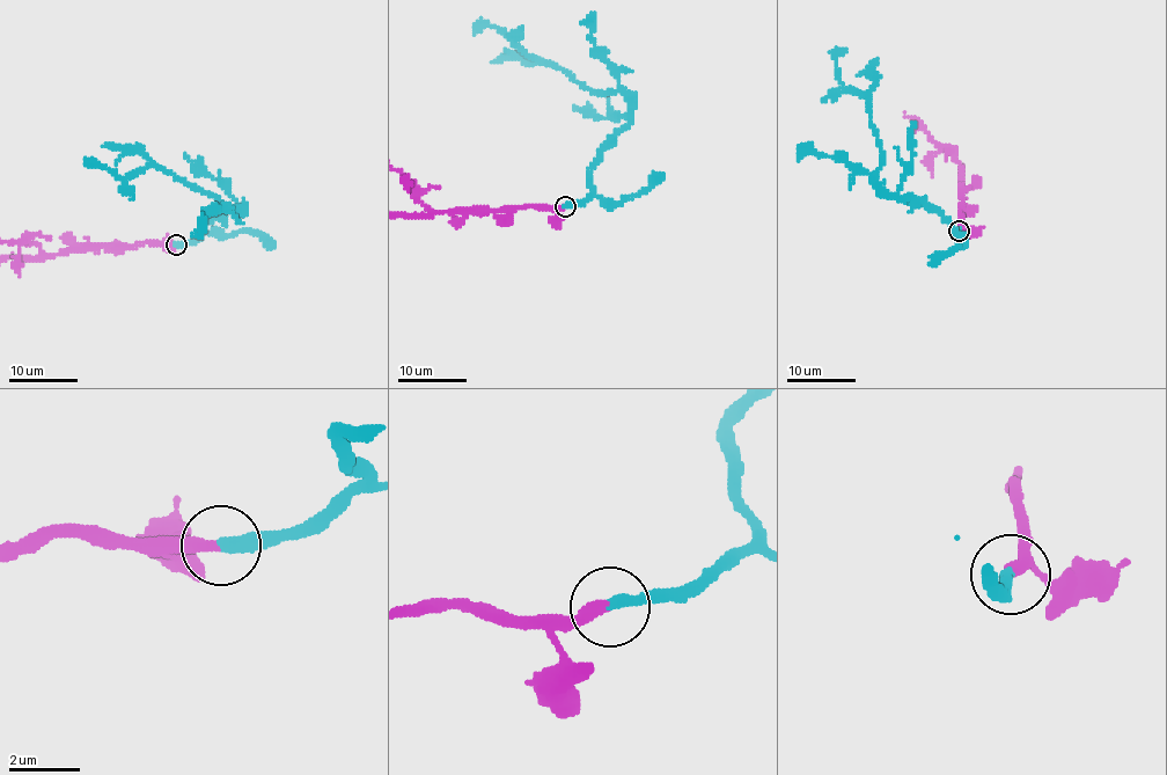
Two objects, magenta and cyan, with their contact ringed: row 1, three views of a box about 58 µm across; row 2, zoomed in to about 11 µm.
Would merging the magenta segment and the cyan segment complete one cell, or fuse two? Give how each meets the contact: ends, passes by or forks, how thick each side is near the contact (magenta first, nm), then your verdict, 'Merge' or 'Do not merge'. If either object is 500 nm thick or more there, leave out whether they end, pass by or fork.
At the ring magenta ends. At the ring cyan ends. Thickness 320 nm (magenta) against 320 nm. Merge

